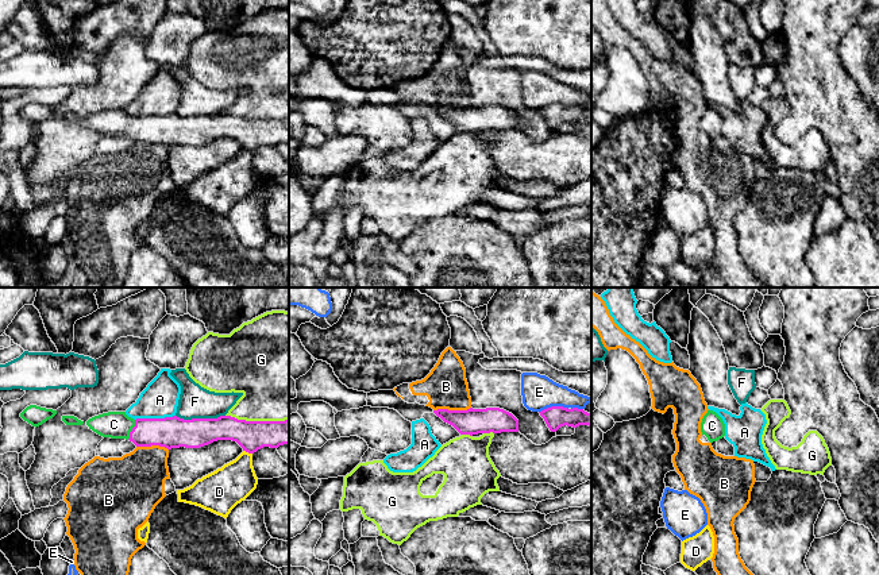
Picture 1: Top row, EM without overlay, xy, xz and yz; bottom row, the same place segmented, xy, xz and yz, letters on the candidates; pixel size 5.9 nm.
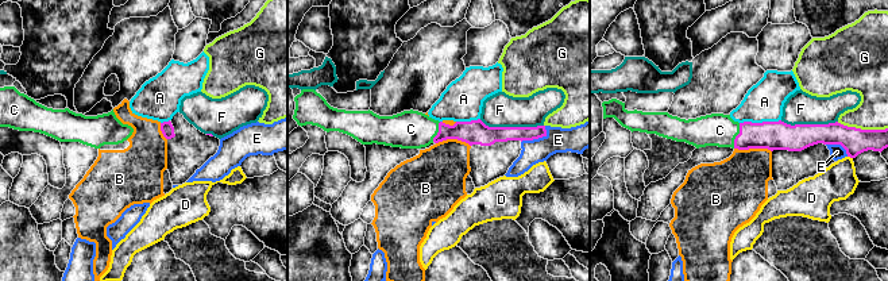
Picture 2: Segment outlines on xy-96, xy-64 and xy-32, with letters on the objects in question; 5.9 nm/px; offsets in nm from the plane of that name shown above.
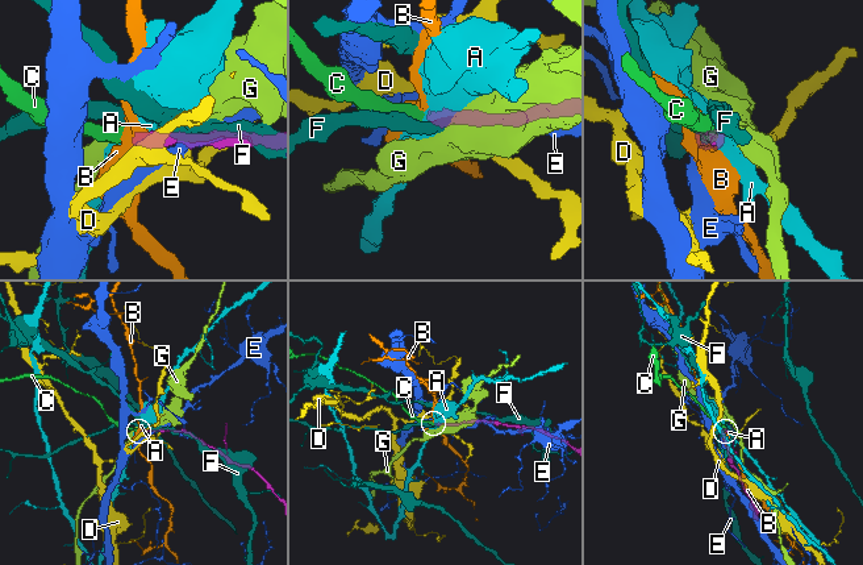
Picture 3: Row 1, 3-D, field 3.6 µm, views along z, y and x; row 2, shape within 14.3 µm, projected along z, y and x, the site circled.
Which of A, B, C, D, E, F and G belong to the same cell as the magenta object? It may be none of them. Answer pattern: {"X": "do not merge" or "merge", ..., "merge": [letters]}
{"A": "do not merge", "B": "do not merge", "C": "merge", "D": "do not merge", "E": "do not merge", "F": "do not merge", "G": "do not merge", "merge": ["C"]}

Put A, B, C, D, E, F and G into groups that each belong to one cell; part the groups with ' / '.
A / B / C / D / E / F / G

